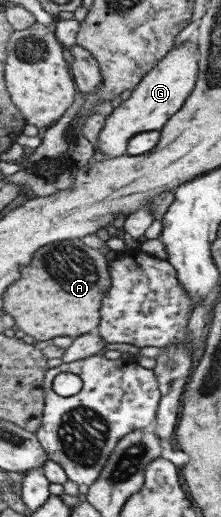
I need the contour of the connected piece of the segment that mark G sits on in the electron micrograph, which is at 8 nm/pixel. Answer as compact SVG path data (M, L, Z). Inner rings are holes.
M185 39L176 47L171 47L153 66L127 100L104 118L104 125L97 136L97 150L107 158L127 155L127 144L131 136L143 132L158 131L184 104L193 91L197 78L197 44L194 39Z

